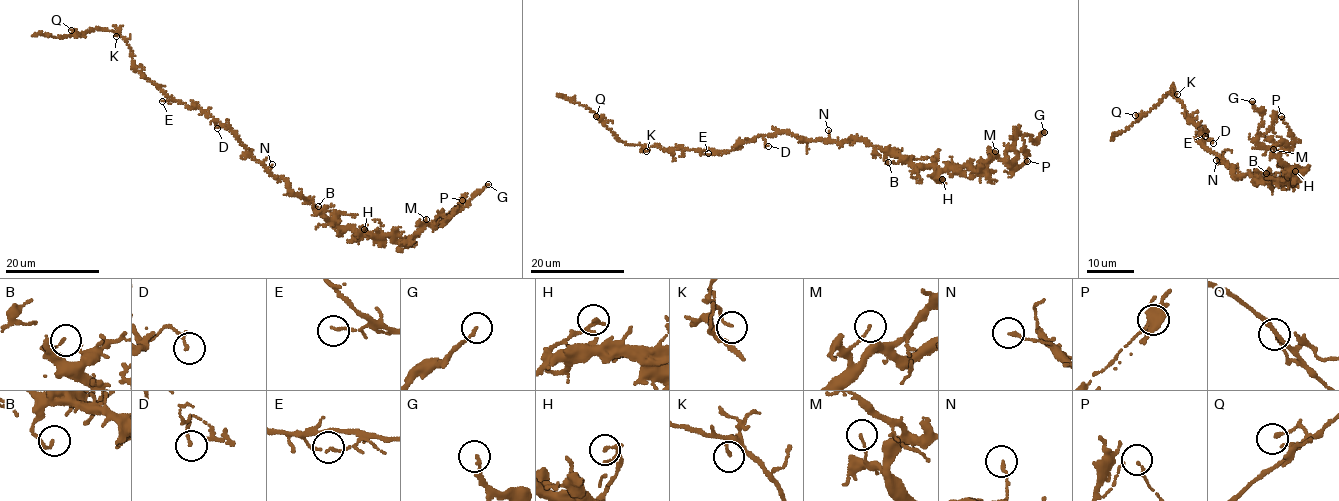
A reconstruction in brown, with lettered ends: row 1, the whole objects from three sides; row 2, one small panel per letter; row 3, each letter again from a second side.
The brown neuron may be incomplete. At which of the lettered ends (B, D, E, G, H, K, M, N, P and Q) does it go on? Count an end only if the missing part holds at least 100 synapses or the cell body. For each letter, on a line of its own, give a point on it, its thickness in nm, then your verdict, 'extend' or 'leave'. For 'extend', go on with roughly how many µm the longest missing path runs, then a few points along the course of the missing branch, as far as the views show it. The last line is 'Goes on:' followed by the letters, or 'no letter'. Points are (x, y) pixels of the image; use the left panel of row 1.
B: place (318, 206); calibre 110 nm; leave
D: place (217, 128); calibre 140 nm; leave
E: place (162, 101); calibre 120 nm; leave
G: place (488, 184); calibre 130 nm; leave
H: place (364, 229); calibre 130 nm; leave
K: place (116, 36); calibre 120 nm; leave
M: place (426, 219); calibre 110 nm; leave
N: place (272, 164); calibre 140 nm; leave
P: place (462, 200); calibre 70 nm; leave
Q: place (71, 30); calibre 150 nm; leave
Goes on: no letter

